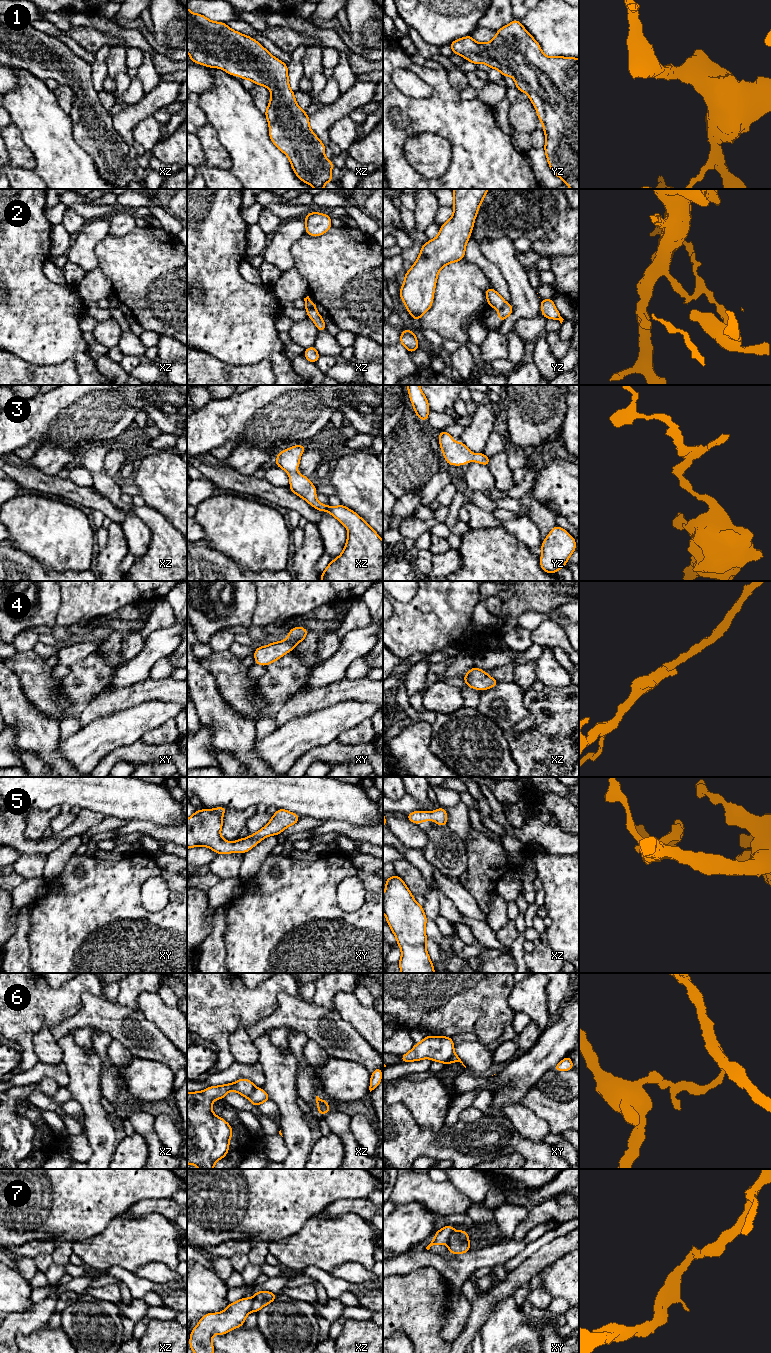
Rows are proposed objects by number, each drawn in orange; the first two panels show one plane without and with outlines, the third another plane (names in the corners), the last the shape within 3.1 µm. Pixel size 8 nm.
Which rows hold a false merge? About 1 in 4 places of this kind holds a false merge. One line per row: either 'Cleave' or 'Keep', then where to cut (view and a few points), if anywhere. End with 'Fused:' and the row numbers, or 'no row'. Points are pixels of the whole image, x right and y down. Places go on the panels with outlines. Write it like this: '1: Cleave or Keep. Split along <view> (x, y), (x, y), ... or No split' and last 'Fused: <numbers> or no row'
1: Keep. No split
2: Cleave. Split along xz (315, 307), (307, 310)
3: Keep. No split
4: Keep. No split
5: Keep. No split
6: Cleave. Split along xy (454, 1053), (444, 1063)
7: Cleave. Split along xz (253, 1298), (251, 1310)
Fused: 2, 6, 7

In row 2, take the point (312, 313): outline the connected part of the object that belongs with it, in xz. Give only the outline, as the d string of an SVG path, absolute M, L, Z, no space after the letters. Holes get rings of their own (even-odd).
M316 308L308 309L307 315L308 318L311 318L314 321L318 331L326 330L326 324L324 322L324 319L316 311Z

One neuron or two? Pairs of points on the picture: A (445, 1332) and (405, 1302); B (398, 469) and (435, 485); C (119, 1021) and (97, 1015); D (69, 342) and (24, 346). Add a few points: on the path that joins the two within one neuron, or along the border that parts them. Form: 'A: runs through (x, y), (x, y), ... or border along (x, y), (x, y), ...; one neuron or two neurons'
A: border along (447, 1306), (440, 1330), (440, 1336), (446, 1342); two neurons
B: border along (440, 470), (418, 492); two neurons
C: runs through (114, 1019), (102, 1015); one neuron
D: runs through (58, 342), (55, 344), (35, 344); one neuron

